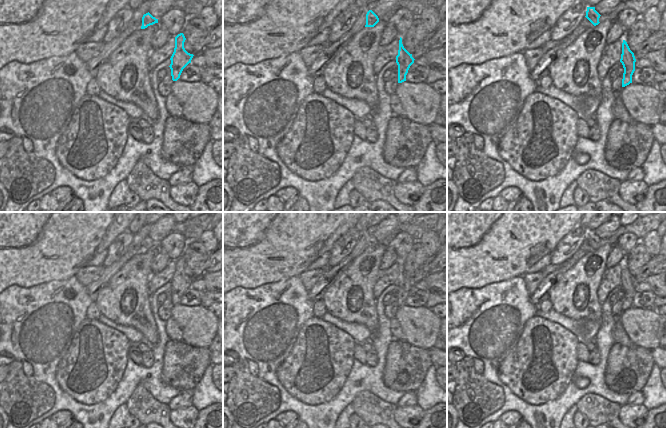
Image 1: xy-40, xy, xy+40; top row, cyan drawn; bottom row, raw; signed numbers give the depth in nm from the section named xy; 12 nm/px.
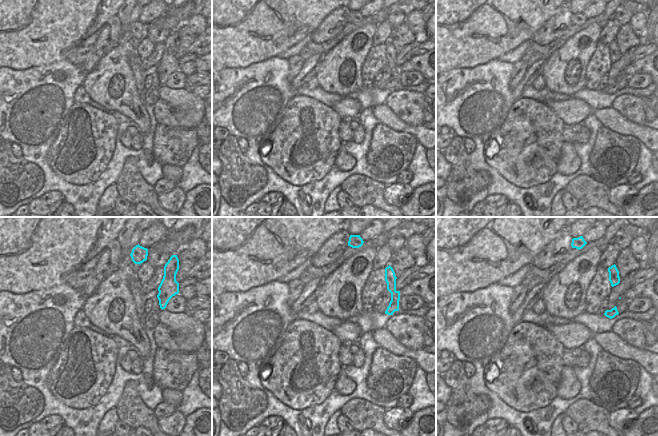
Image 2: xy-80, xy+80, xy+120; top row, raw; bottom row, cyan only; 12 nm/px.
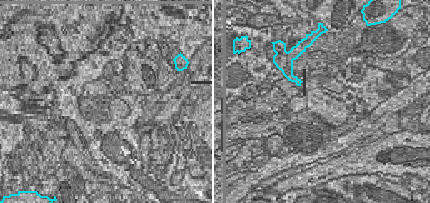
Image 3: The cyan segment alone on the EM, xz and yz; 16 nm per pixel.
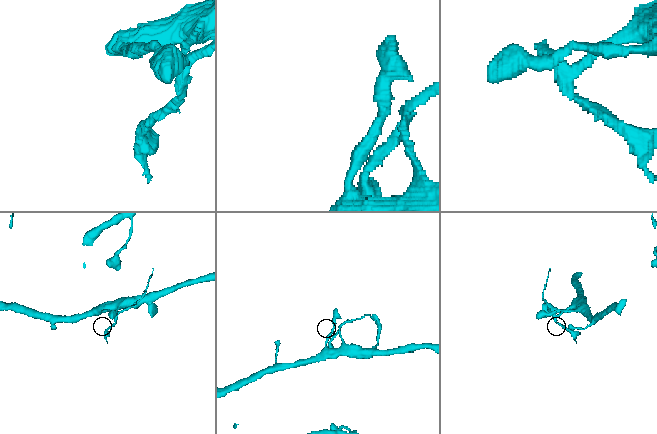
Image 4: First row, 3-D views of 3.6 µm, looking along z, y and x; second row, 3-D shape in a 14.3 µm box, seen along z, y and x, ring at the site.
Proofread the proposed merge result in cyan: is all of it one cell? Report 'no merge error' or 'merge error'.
merge error

